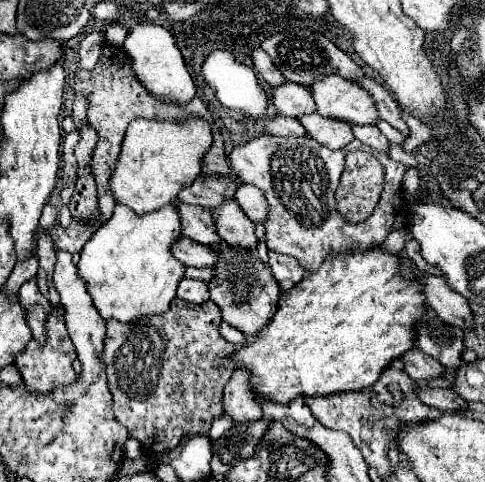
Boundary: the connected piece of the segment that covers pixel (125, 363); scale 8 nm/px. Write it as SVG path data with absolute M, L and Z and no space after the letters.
M176 298L168 312L156 316L142 316L132 322L106 322L104 362L108 370L108 384L114 398L114 414L120 424L128 428L128 434L136 438L148 452L164 452L176 448L184 434L208 434L212 420L224 412L222 390L232 374L230 352L238 350L238 344L226 342L218 326L222 324L220 308L212 300L204 304L192 304Z

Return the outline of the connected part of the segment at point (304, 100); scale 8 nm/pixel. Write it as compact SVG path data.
M294 82L274 88L272 102L280 114L292 116L292 118L300 118L316 112L316 102L312 100L312 94L308 92L308 88Z

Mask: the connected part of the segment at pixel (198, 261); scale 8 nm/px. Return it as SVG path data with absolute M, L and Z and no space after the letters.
M184 236L172 246L172 252L184 266L214 268L214 264L216 264L216 254L210 246L198 244L198 242L184 238Z

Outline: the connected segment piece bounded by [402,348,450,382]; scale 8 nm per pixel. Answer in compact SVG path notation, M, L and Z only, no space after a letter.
M408 350L404 356L404 370L408 372L408 376L412 376L412 380L416 382L424 382L424 380L432 380L432 378L440 378L444 374L450 374L446 370L446 366L442 366L438 360L434 360L432 356L426 356L420 350Z

